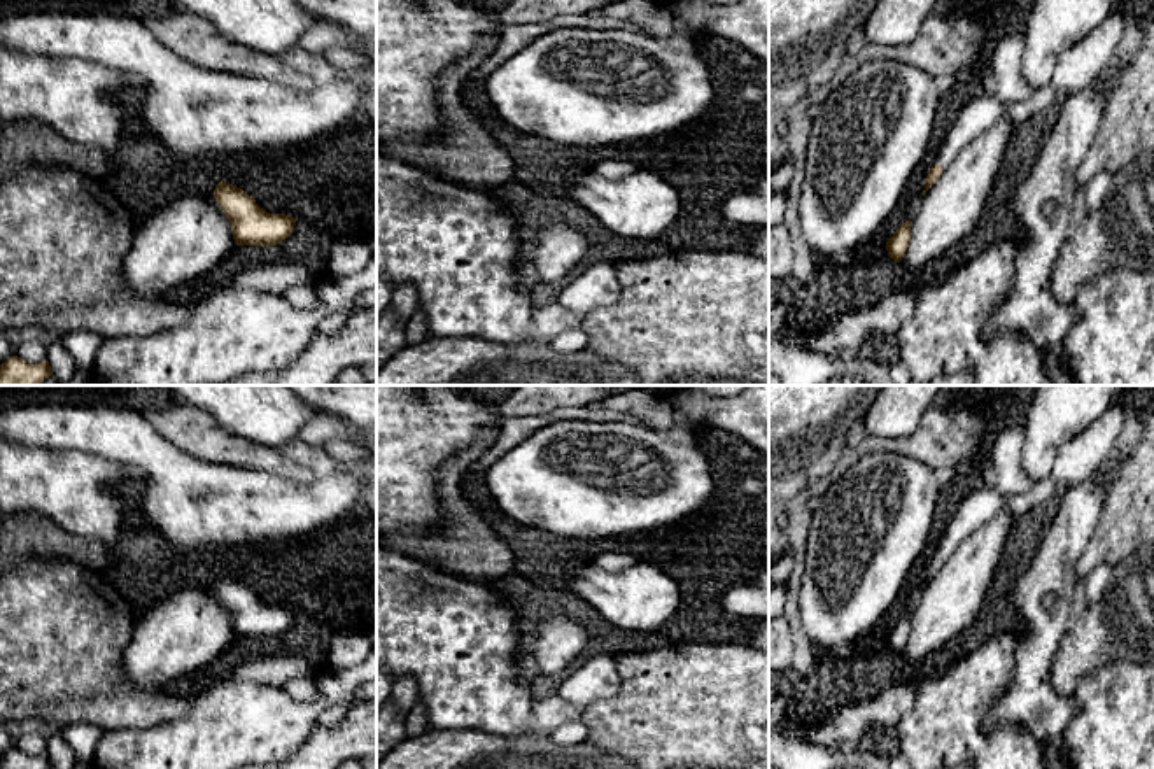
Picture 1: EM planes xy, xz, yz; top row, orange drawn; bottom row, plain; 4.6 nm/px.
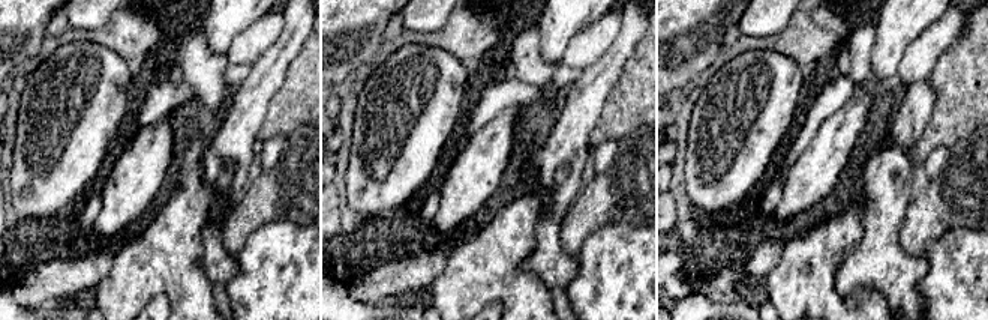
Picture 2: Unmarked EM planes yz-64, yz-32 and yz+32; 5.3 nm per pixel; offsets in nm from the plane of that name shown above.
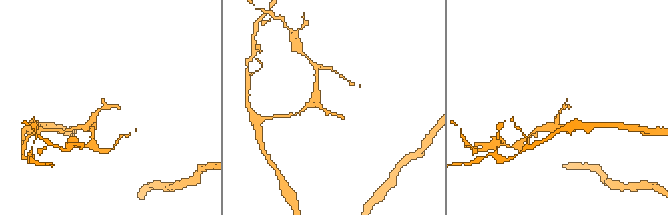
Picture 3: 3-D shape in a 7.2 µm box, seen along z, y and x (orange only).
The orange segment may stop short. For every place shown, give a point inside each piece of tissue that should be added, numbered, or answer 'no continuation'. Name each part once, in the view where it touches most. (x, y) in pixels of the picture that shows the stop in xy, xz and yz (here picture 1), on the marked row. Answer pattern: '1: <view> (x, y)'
1: yz (979, 114)

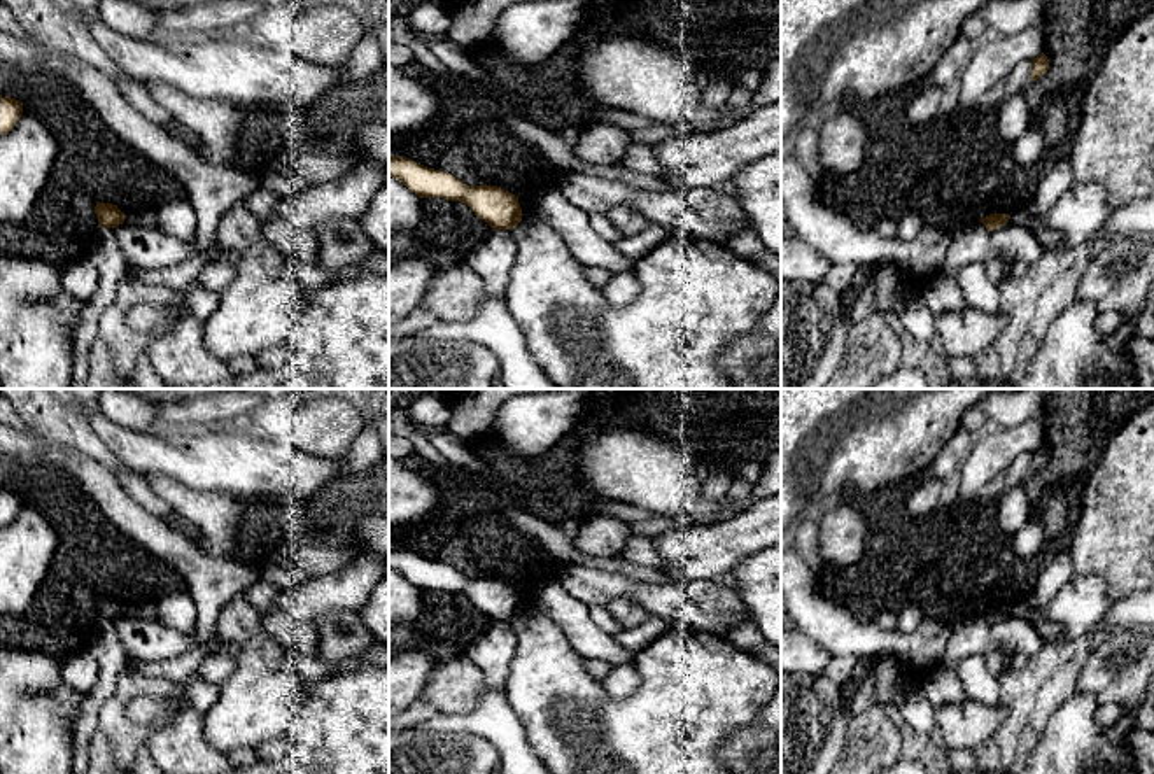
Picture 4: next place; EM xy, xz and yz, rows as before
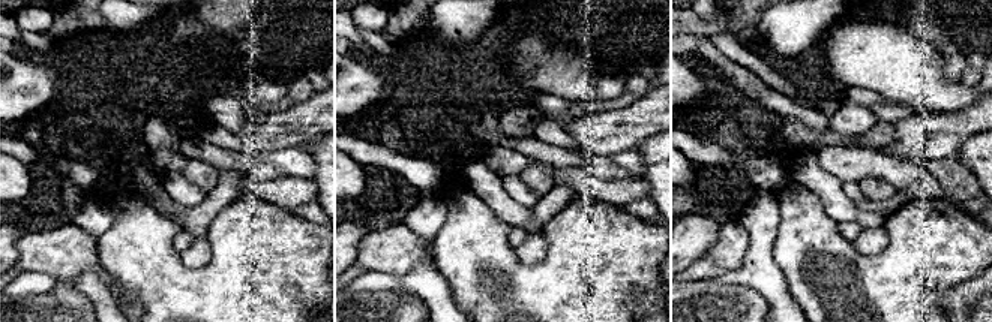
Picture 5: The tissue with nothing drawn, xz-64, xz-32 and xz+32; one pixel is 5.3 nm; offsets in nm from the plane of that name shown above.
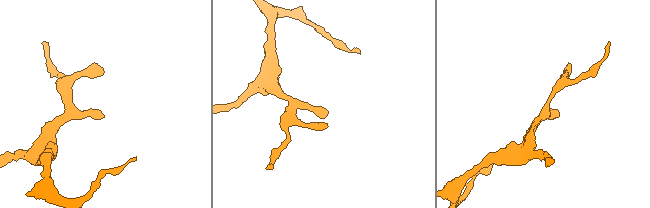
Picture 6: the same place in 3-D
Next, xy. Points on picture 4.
no continuation

